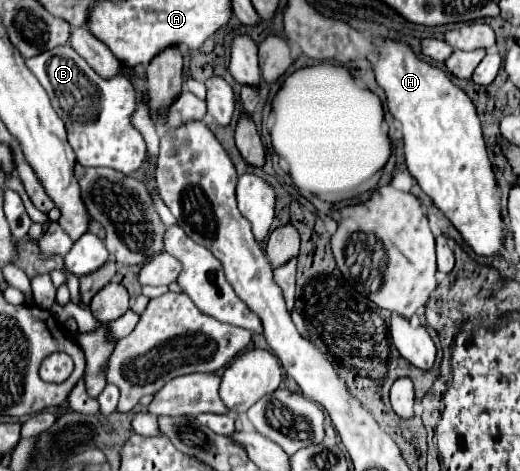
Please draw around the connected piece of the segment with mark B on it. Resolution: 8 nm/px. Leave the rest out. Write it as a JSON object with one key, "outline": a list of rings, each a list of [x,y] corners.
{"outline":[[[69,45],[27,59],[27,67],[39,79],[51,97],[53,109],[63,119],[77,163],[85,167],[109,167],[123,175],[131,175],[141,167],[147,149],[141,133],[129,121],[137,103],[131,81],[123,75],[111,79],[101,77]]]}

